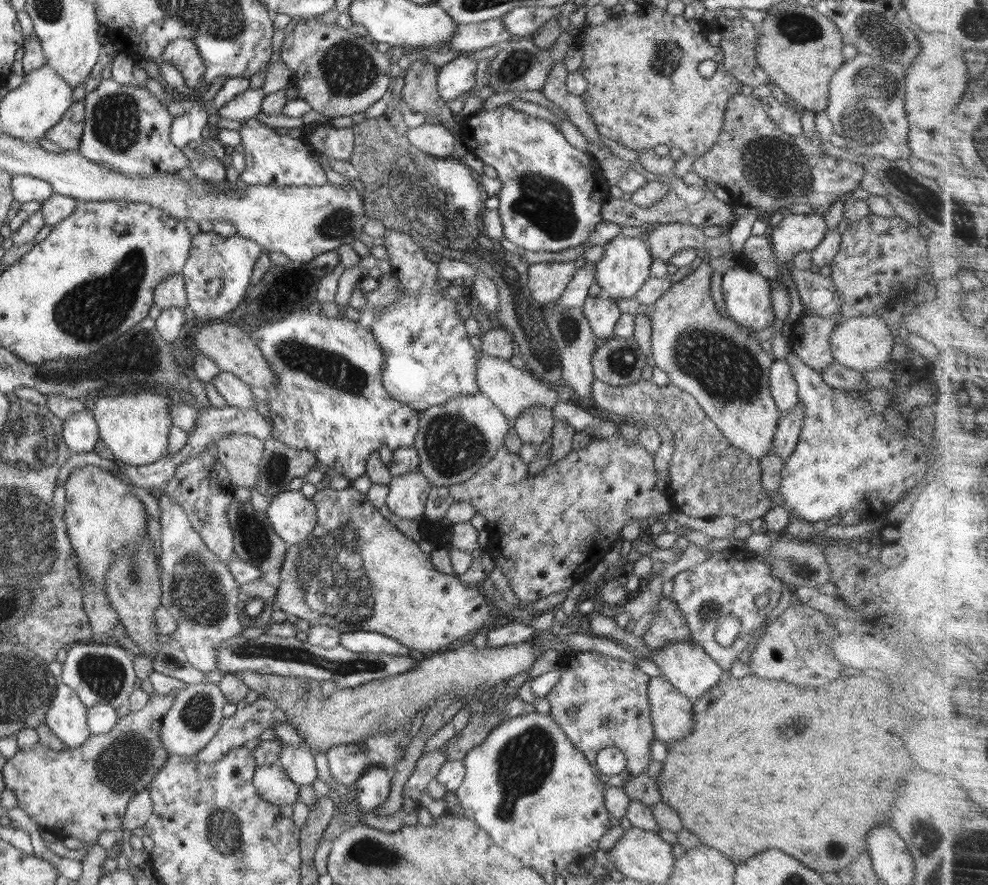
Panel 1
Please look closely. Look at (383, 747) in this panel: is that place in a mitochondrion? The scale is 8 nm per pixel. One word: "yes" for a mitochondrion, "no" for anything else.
yes

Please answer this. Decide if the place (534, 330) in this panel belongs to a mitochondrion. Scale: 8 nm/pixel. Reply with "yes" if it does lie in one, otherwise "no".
yes

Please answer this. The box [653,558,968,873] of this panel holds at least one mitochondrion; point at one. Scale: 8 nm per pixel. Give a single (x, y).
(920, 828)

